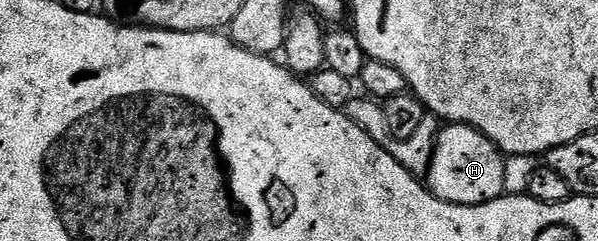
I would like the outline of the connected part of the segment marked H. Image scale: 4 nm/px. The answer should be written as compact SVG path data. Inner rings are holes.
M445 125L435 139L432 164L426 175L430 192L457 206L475 206L501 197L506 189L505 157L487 137L468 125Z

